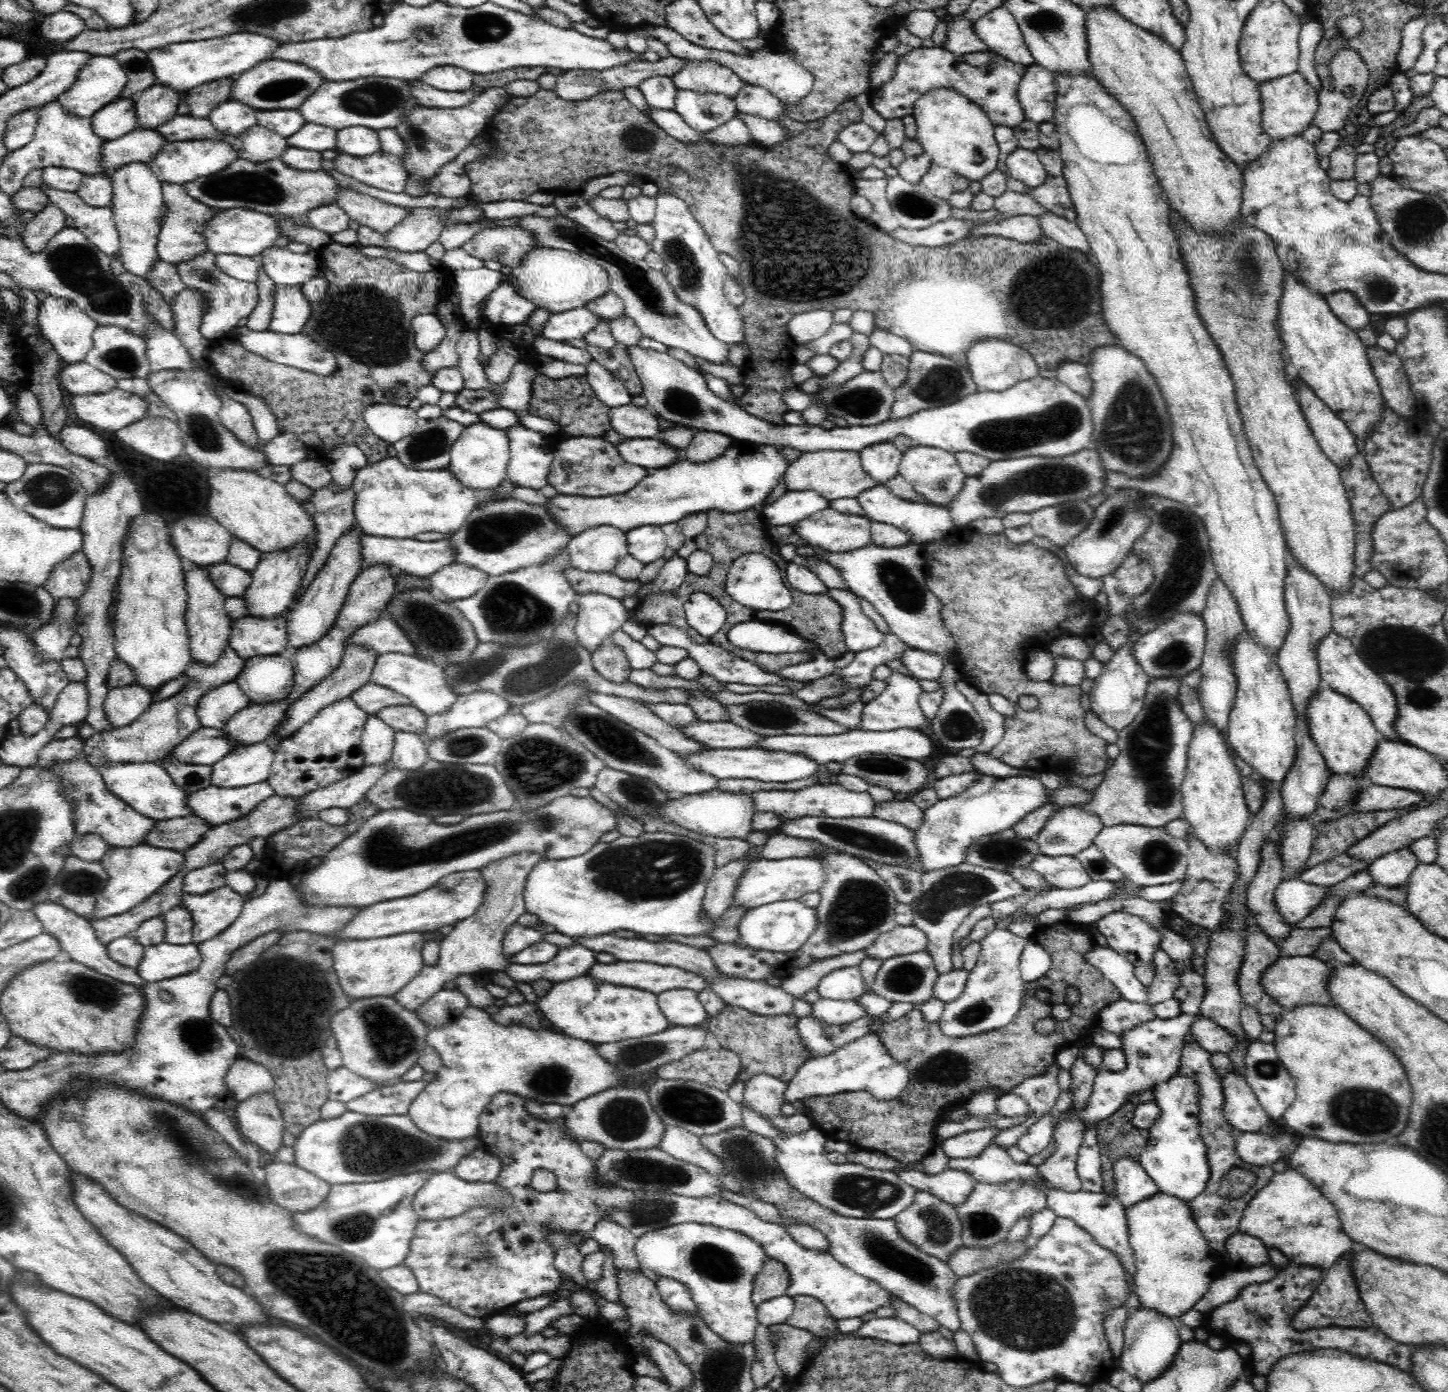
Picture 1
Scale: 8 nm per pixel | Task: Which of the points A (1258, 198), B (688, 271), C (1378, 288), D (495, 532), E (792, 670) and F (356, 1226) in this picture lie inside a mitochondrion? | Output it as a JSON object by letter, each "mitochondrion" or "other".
{"A":"other","B":"mitochondrion","C":"mitochondrion","D":"mitochondrion","E":"other","F":"mitochondrion"}

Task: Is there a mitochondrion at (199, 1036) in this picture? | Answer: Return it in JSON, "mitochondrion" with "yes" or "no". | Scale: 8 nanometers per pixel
{"mitochondrion":"yes"}

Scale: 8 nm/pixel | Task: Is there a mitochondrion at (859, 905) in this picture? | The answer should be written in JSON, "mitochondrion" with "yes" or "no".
{"mitochondrion":"yes"}

